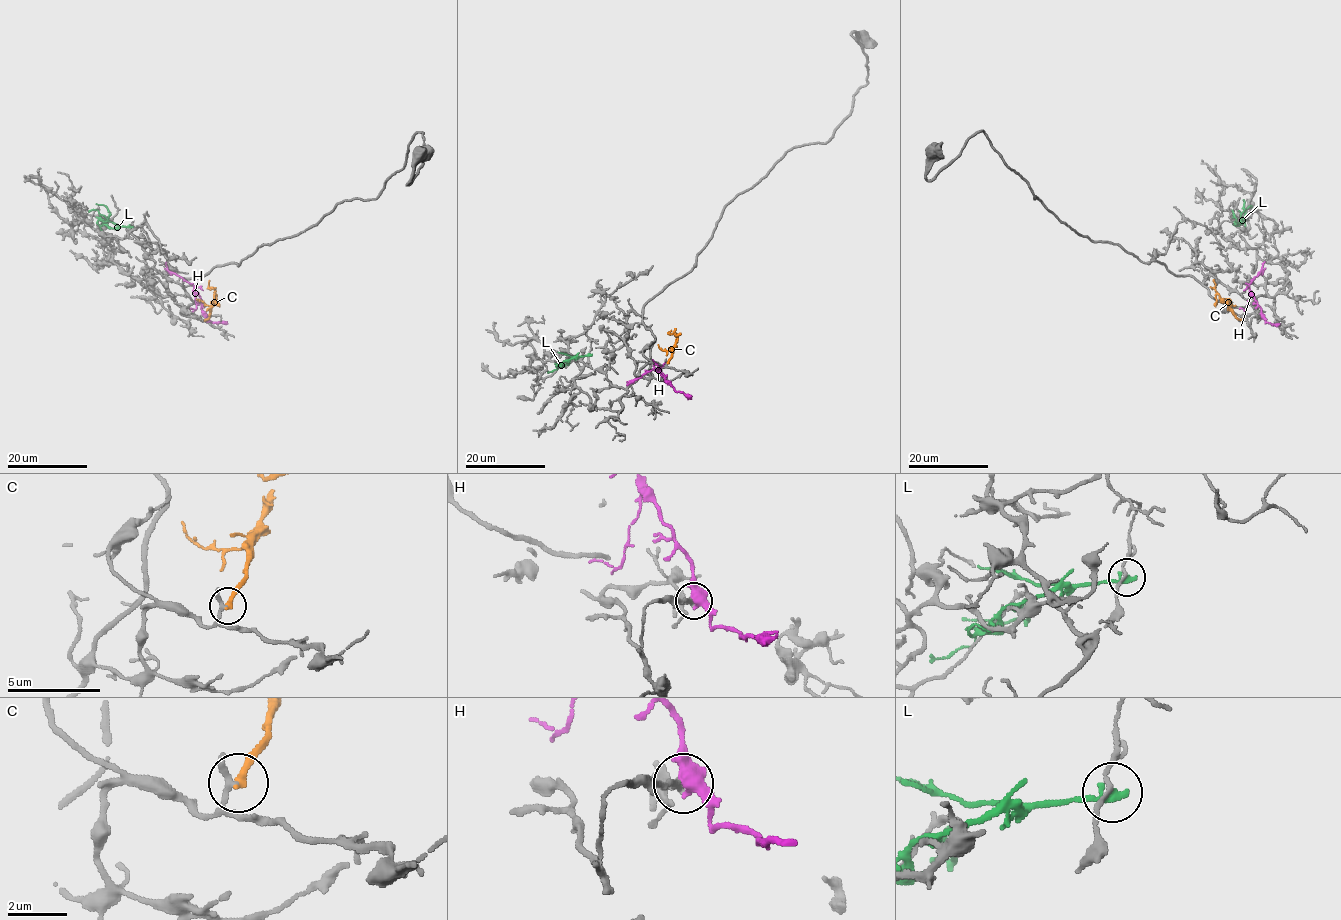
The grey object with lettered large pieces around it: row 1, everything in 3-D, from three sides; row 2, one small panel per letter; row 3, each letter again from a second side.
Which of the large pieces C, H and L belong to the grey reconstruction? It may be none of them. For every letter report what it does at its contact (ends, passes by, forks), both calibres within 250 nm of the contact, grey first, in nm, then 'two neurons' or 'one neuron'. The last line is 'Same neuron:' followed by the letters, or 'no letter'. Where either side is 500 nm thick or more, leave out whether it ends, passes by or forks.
C: it ends there; 200 nm thick on the grey side, 280 nm on the other; two neurons
H: 170 nm thick on the grey side, 500 nm on the other; two neurons
L: it ends there; 110 nm thick on the grey side, 280 nm on the other; two neurons
Same neuron: no letter

